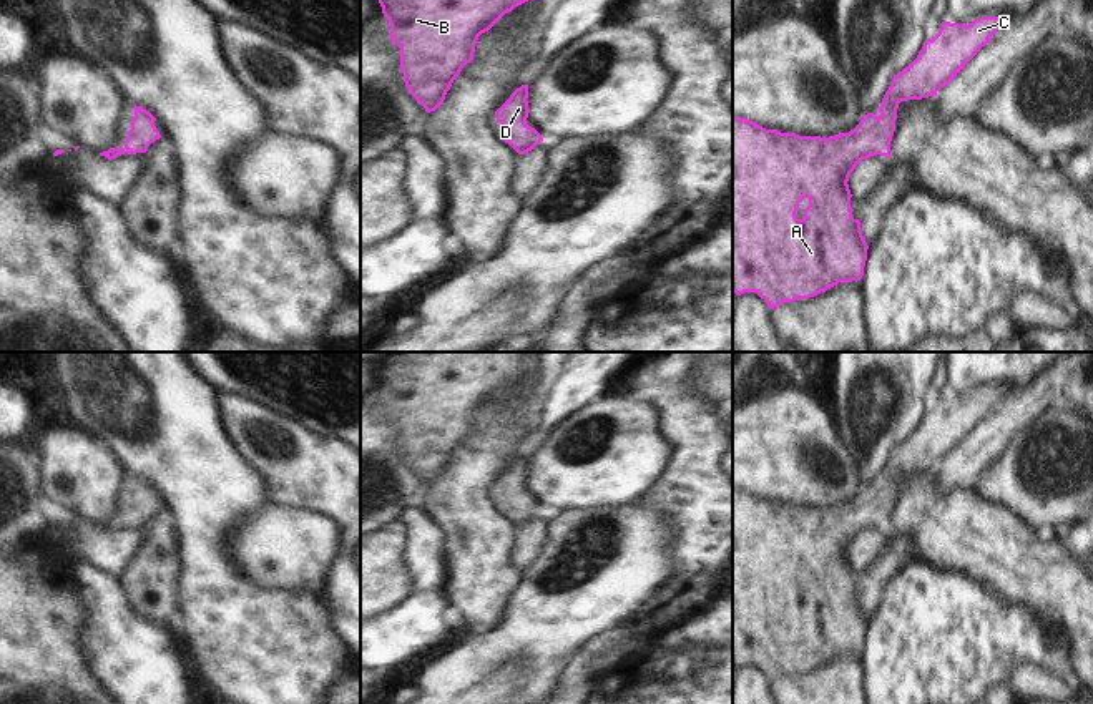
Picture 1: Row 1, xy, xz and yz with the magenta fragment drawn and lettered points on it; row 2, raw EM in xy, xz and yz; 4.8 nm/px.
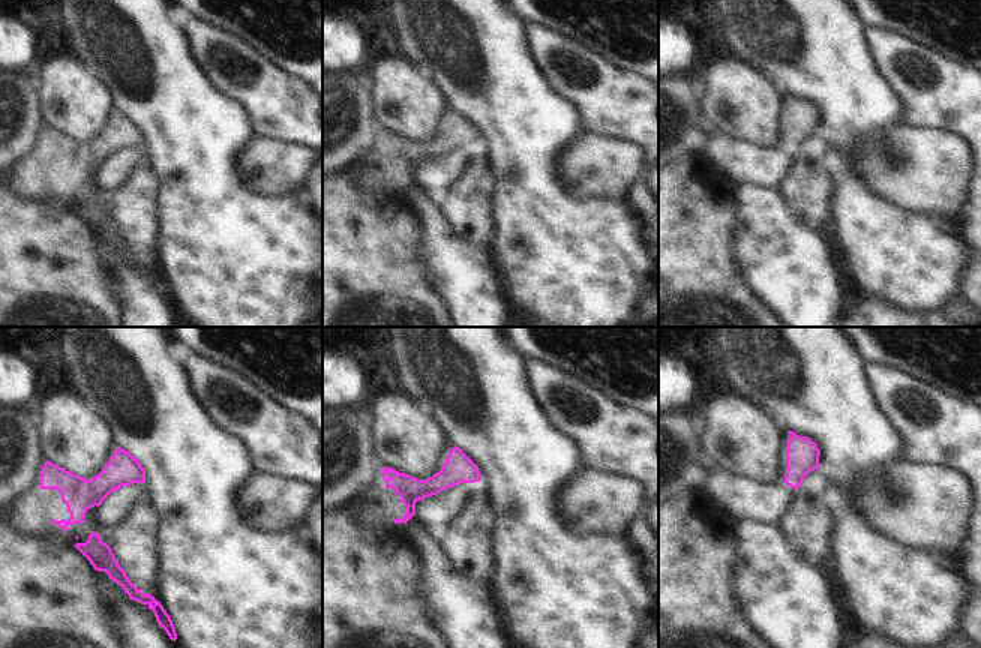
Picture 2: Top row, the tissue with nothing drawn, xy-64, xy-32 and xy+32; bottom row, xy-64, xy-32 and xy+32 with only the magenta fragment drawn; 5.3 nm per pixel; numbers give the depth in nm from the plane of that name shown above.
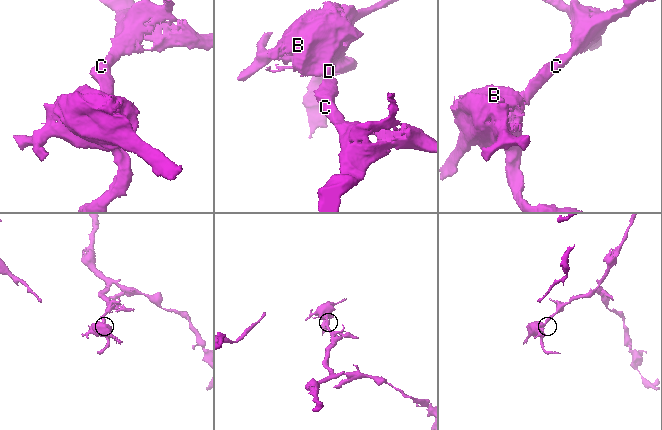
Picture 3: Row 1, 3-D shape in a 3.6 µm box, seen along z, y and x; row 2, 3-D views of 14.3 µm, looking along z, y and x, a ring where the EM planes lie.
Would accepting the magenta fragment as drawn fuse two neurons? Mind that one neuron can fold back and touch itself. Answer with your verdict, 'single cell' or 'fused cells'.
single cell

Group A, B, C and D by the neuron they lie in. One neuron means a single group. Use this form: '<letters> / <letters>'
A B C D

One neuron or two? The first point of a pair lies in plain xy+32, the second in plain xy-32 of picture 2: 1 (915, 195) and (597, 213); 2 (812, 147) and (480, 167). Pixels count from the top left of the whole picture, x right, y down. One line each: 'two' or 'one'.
1: two
2: one

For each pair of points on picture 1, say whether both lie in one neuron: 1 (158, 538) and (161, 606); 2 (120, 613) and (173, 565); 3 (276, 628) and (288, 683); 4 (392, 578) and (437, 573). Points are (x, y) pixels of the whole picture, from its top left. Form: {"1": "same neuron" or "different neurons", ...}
{"1": "same neuron", "2": "different neurons", "3": "same neuron", "4": "different neurons"}

